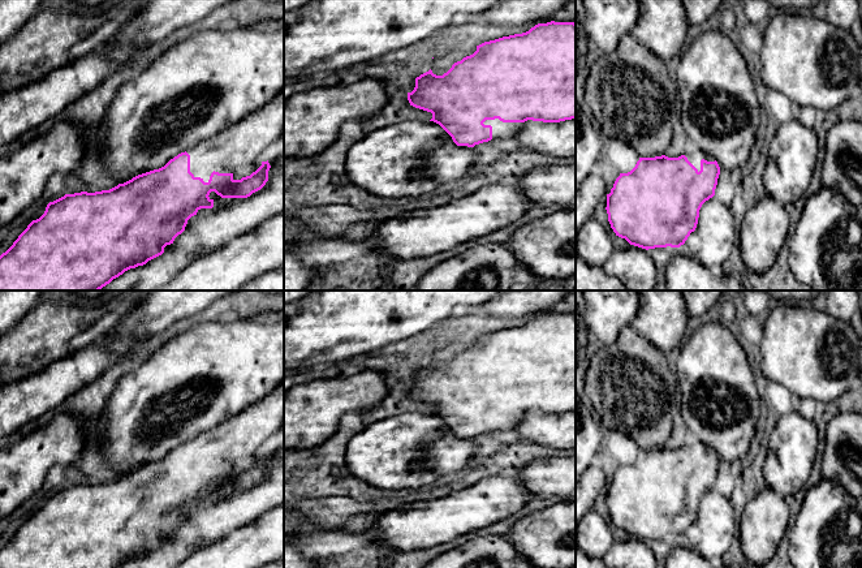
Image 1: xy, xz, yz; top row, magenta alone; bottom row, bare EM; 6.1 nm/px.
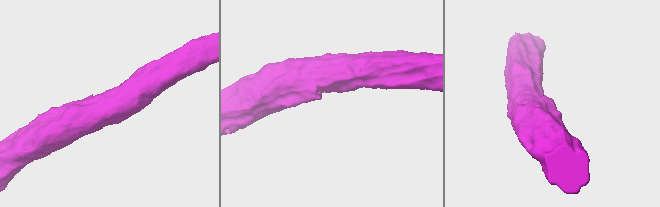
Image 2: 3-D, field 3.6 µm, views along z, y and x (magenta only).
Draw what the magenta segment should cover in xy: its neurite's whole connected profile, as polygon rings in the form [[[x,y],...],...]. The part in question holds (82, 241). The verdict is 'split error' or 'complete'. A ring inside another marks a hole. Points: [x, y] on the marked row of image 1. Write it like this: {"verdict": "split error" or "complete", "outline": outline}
{"verdict": "split error", "outline": [[[284,89],[272,98],[264,107],[247,115],[238,122],[228,126],[219,134],[210,137],[199,142],[197,146],[190,150],[178,154],[171,159],[164,167],[154,169],[142,175],[133,177],[132,180],[118,184],[117,186],[109,190],[102,190],[95,193],[74,193],[65,194],[64,197],[49,202],[46,207],[44,214],[33,220],[27,228],[18,236],[13,245],[0,255],[0,291],[100,291],[103,287],[109,284],[113,279],[122,275],[130,268],[146,264],[148,261],[161,255],[167,245],[173,244],[174,238],[185,231],[188,220],[197,215],[201,208],[212,208],[214,199],[208,195],[211,192],[215,192],[221,198],[247,198],[253,193],[260,190],[268,181],[268,171],[271,168],[268,160],[262,162],[262,165],[253,172],[250,176],[242,177],[241,180],[234,180],[233,175],[236,172],[250,171],[263,156],[264,151],[284,134]]]}

